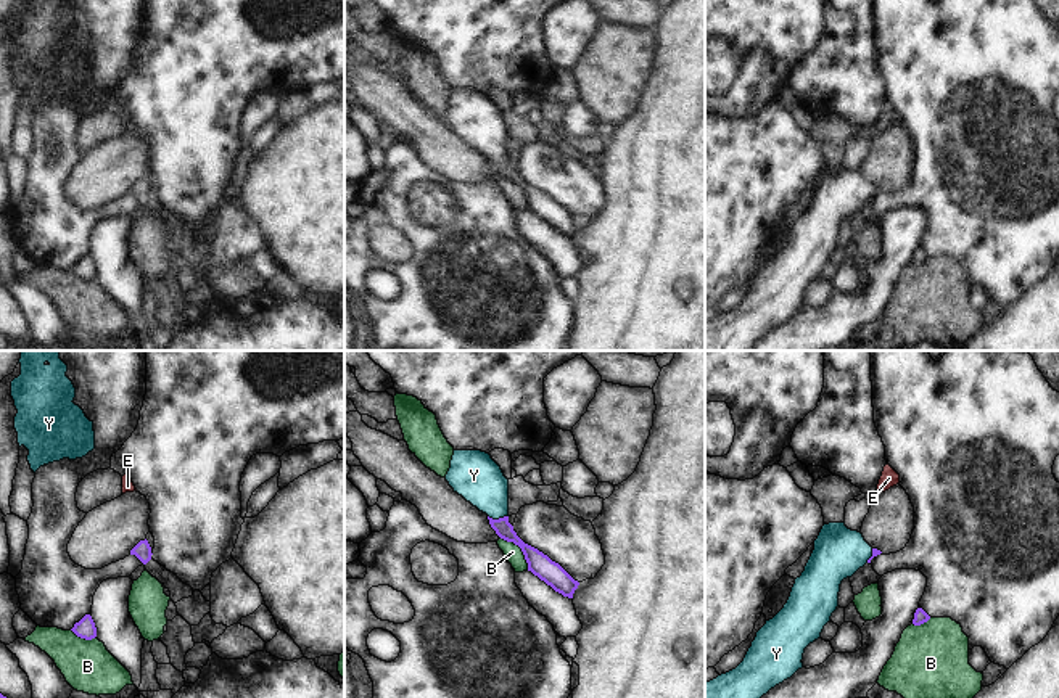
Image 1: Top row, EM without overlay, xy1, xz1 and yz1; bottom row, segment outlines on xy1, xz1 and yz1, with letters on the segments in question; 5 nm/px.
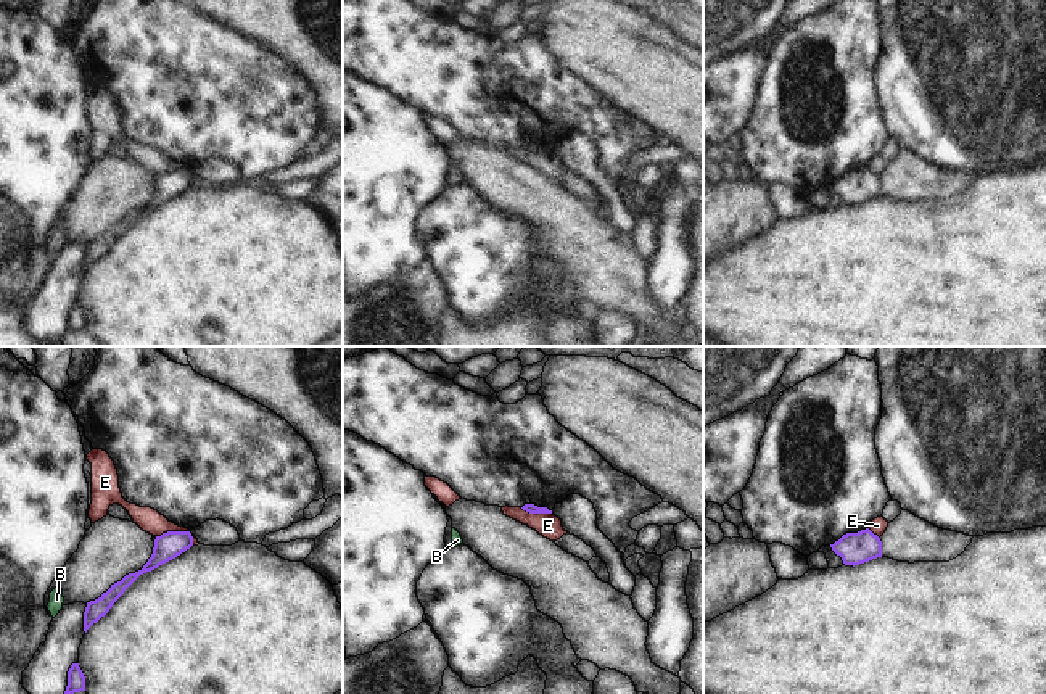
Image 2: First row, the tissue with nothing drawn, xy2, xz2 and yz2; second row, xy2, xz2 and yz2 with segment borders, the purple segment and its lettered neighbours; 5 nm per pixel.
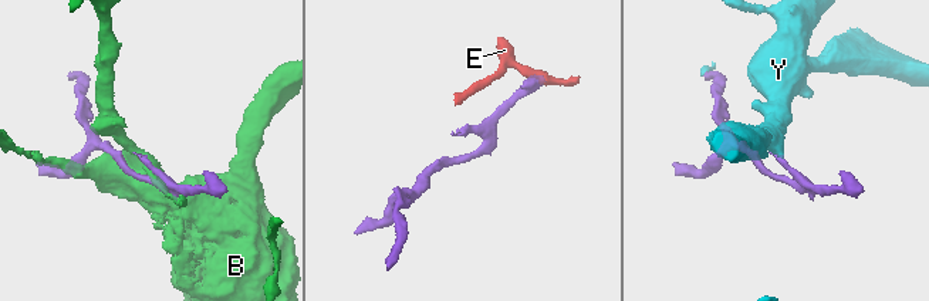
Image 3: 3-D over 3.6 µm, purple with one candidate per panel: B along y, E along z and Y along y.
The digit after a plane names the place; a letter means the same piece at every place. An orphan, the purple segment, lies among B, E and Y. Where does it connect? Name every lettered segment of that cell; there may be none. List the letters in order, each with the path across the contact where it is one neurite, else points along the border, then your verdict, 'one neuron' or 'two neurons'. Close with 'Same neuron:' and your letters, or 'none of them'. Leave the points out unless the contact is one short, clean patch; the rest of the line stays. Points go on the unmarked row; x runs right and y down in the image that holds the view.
B: two neurons
E: border along xy2 (156, 176), (166, 171), (189, 171), (193, 184); two neurons
Y: runs through xz1 (504, 169), (499, 158), (488, 129), (475, 116); one neuron
Same neuron: Y

